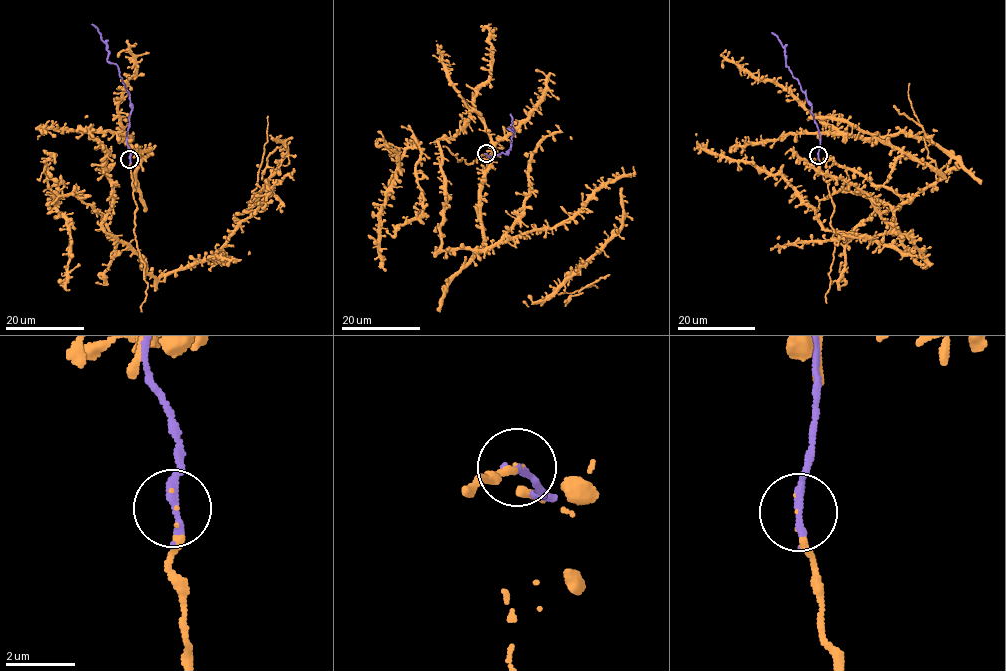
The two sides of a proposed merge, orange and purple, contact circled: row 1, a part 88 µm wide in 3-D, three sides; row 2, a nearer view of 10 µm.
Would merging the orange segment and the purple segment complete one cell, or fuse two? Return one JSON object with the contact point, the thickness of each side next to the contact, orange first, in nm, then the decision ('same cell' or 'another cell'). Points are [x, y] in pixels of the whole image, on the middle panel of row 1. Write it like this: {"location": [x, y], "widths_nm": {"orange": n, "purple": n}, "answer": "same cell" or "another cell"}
{"location": [486, 153], "widths_nm": {"orange": 80, "purple": 280}, "answer": "same cell"}

